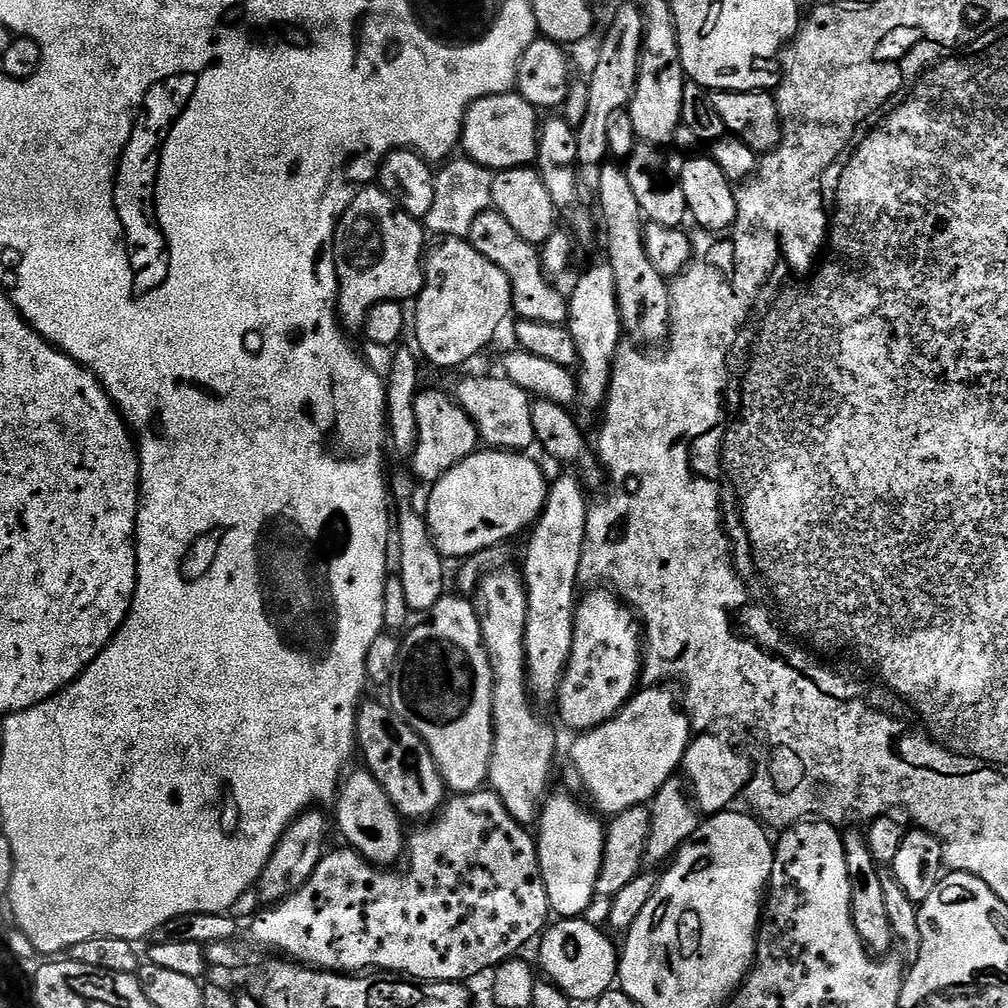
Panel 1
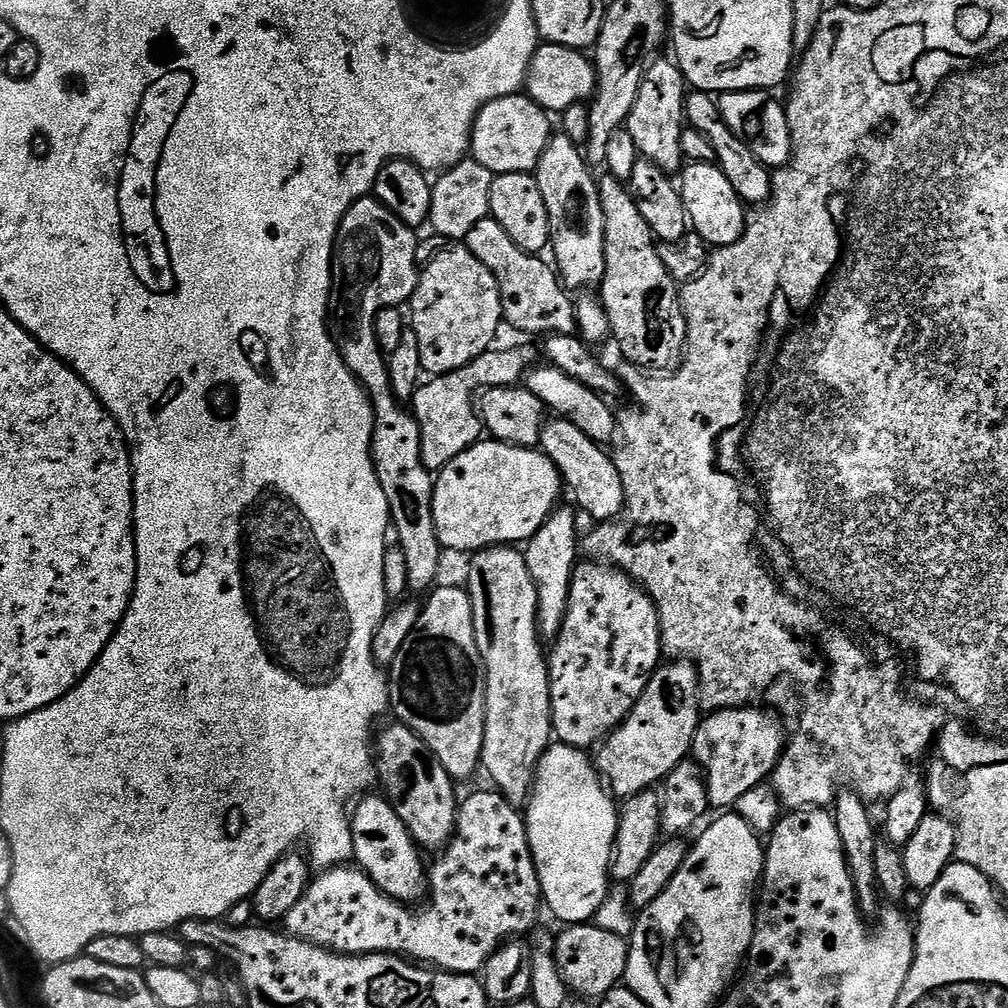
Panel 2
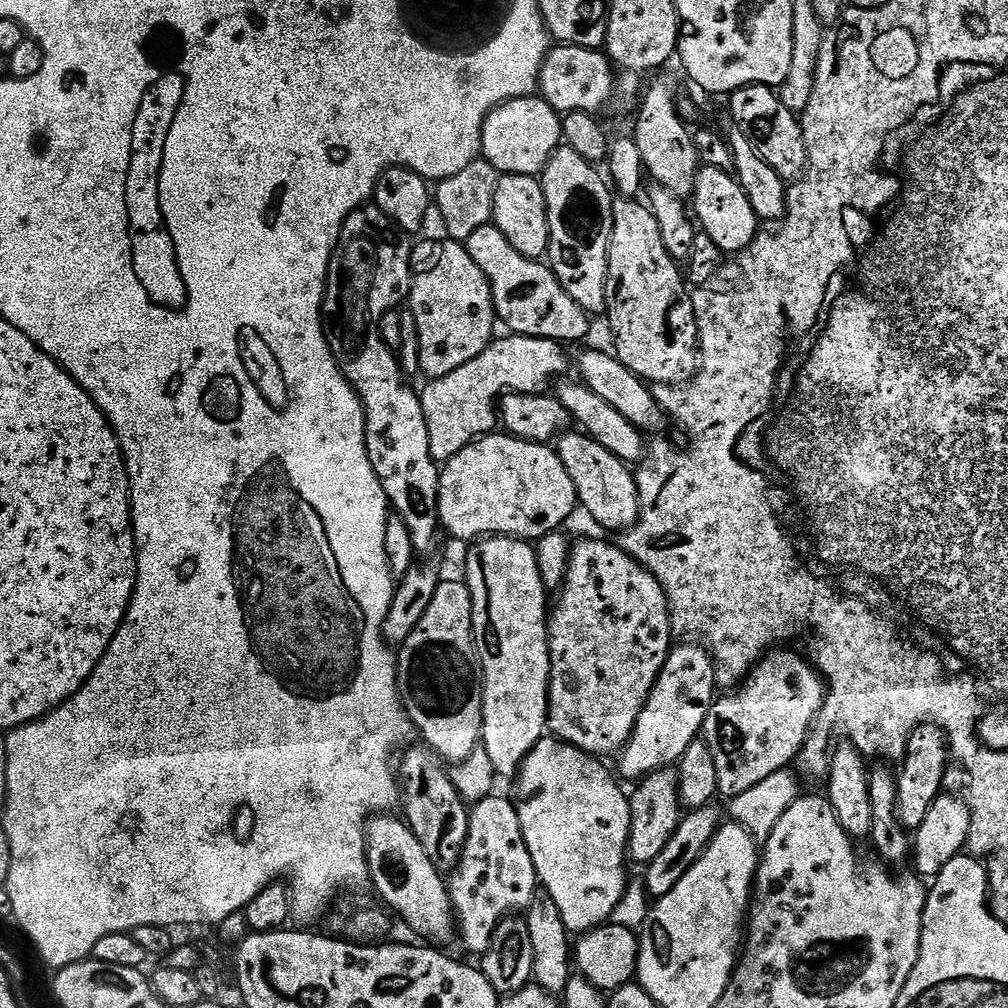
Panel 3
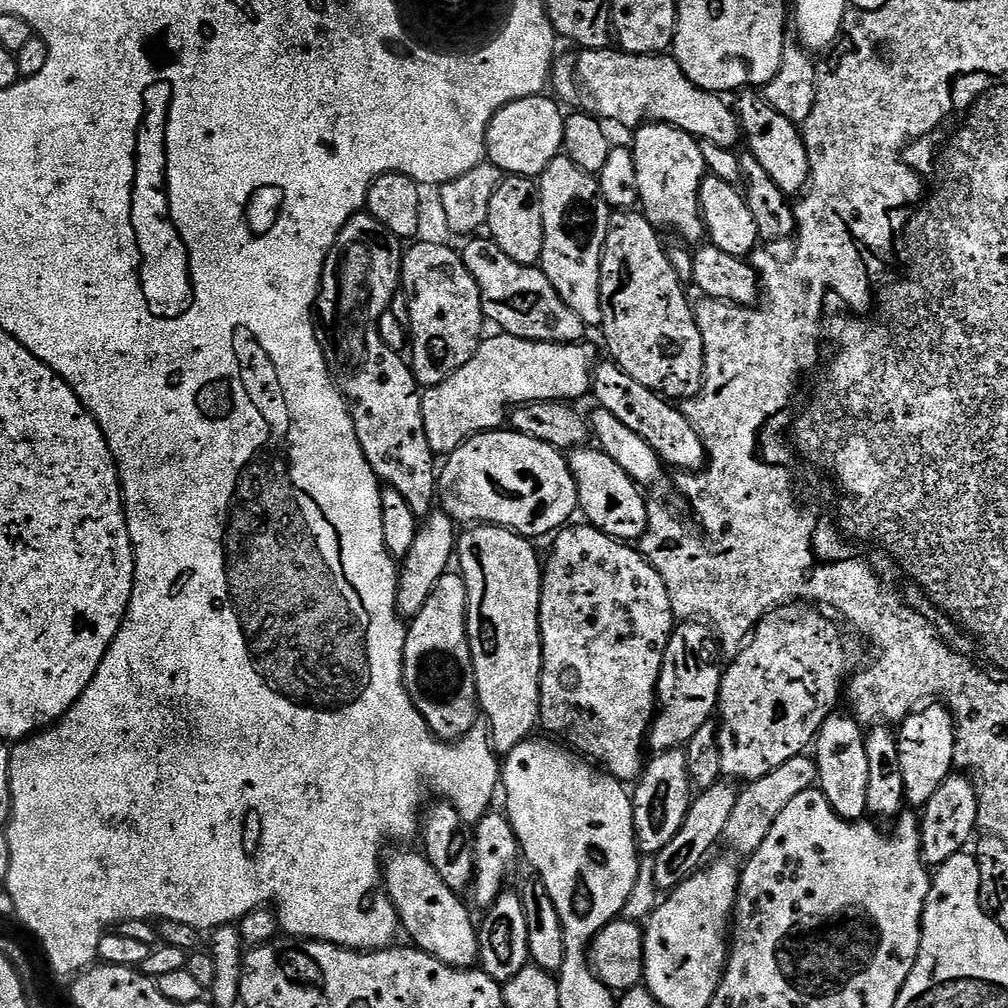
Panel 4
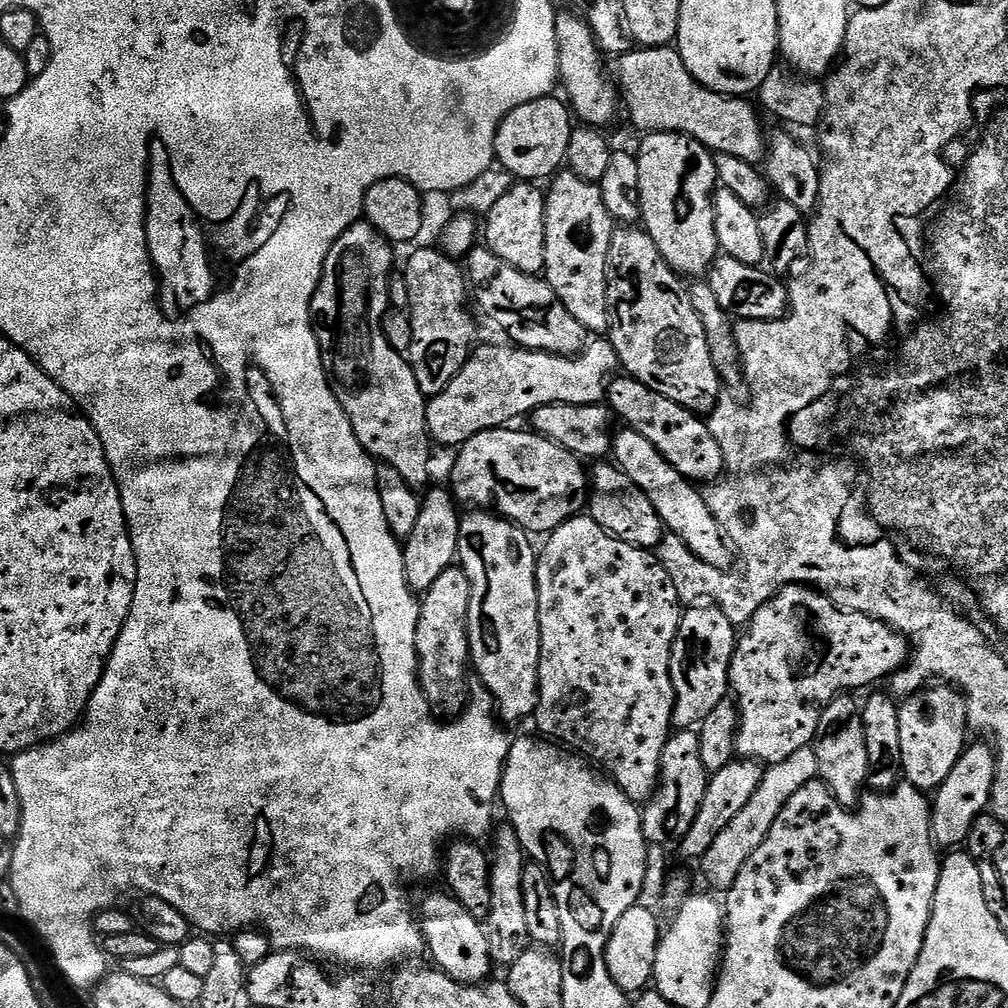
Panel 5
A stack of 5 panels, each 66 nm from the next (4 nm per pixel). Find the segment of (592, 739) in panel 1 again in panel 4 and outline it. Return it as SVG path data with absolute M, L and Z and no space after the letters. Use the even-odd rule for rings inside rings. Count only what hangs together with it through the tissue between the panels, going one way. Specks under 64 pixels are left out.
M684 622L673 631L672 637L668 639L660 671L660 681L656 687L658 711L652 721L647 738L647 743L653 753L659 754L668 752L672 748L684 748L690 742L690 738L694 738L695 732L713 719L720 702L720 678L722 675L720 656L722 657L722 648L718 643L718 637L707 623Z

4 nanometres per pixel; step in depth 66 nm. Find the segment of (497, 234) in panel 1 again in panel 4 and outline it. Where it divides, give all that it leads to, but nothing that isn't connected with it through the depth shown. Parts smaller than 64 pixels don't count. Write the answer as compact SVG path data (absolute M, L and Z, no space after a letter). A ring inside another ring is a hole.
M476 238L468 240L470 241L469 244L462 248L462 255L466 270L470 270L474 282L478 282L485 321L492 323L493 320L500 327L497 329L501 333L527 340L537 340L538 342L578 344L585 339L586 326L582 322L582 318L578 318L578 314L574 314L574 310L570 310L570 306L566 306L566 302L562 302L558 290L554 290L550 278L546 278L546 274L540 267L531 264L519 264L514 262L514 258L506 258L506 254L502 254L500 247L490 238L474 239Z

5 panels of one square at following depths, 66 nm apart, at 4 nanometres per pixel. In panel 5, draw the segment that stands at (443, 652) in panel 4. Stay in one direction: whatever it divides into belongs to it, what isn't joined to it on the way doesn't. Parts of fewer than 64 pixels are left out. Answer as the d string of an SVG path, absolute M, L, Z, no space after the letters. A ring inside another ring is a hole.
M453 566L442 570L442 574L438 575L434 584L430 586L427 592L423 593L420 600L420 621L418 622L418 630L416 631L416 662L418 665L418 675L420 677L420 689L424 692L424 697L428 699L428 704L440 718L455 718L464 710L470 695L470 683L468 684L467 676L470 676L470 653L468 651L468 611L470 610L470 578L466 578L463 568Z

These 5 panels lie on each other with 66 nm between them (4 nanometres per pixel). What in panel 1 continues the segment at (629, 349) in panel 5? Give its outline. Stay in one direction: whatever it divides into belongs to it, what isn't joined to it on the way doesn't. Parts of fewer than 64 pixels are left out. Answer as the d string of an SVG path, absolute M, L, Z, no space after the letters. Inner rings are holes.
M608 162L600 169L598 186L594 196L600 199L602 232L608 235L606 259L612 263L616 298L620 311L620 322L625 333L634 339L644 339L648 344L663 345L670 335L672 323L672 293L670 284L654 268L644 246L646 219L640 211L637 195L627 178L625 169L619 163ZM604 219L604 224L603 220Z

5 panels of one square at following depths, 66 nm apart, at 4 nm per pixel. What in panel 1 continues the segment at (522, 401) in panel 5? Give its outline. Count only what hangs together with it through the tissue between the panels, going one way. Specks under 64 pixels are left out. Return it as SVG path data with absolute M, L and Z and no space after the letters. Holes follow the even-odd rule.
M420 390L416 395L414 414L417 415L418 438L410 459L410 466L413 468L411 471L417 481L425 480L425 485L431 486L442 478L442 474L477 451L481 439L466 410L462 410L462 406L449 393L447 396L444 392Z

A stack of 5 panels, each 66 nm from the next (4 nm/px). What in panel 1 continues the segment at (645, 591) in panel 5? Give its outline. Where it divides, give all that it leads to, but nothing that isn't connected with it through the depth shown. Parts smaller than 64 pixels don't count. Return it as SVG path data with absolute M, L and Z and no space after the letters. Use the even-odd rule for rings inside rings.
M592 590L588 597L581 599L576 605L576 621L574 622L574 642L570 650L570 658L568 665L564 671L564 677L560 680L560 689L556 692L554 701L555 707L560 707L560 720L568 728L573 728L573 733L579 734L588 732L591 728L602 726L610 718L614 718L620 712L620 709L632 699L634 693L637 691L638 685L642 680L642 625L635 612L620 599L619 596L613 594L608 590Z

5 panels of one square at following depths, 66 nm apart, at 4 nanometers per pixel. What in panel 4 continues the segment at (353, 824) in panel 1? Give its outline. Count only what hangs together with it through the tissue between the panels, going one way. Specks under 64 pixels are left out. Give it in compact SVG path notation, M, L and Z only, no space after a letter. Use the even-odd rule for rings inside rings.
M423 851L396 852L382 864L382 884L396 908L399 927L411 943L452 968L470 968L480 958L480 933L461 897L442 878Z

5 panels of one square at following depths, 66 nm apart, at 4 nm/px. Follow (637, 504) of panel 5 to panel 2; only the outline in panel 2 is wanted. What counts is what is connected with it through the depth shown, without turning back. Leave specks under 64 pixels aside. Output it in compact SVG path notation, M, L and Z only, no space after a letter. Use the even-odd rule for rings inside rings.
M552 418L545 423L540 432L539 447L544 455L554 462L554 466L560 471L561 481L572 491L576 499L575 507L581 513L593 516L593 521L603 522L615 520L624 511L624 487L622 478L618 474L618 466L611 455L608 456L601 445L594 443L574 422L566 422L559 418Z

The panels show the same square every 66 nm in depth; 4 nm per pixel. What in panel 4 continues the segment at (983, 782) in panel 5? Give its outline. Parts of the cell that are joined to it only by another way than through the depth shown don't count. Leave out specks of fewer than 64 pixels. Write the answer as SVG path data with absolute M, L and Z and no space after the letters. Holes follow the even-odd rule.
M951 774L938 787L928 804L923 806L922 813L924 816L922 815L920 820L920 845L925 865L945 864L947 860L954 858L954 854L965 851L977 835L980 819L980 797L977 785L975 783L972 785L964 776Z

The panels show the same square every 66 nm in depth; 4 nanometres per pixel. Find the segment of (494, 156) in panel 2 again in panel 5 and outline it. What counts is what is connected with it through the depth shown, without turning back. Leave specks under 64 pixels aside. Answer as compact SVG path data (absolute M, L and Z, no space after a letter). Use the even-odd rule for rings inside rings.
M551 95L543 96L542 99L534 102L526 102L515 108L500 124L500 129L496 135L495 159L501 169L521 181L544 182L544 179L547 181L561 171L562 165L568 159L568 147L570 146L570 134L574 127L574 116L569 105L563 99L560 99L561 101L556 99L555 95Z

